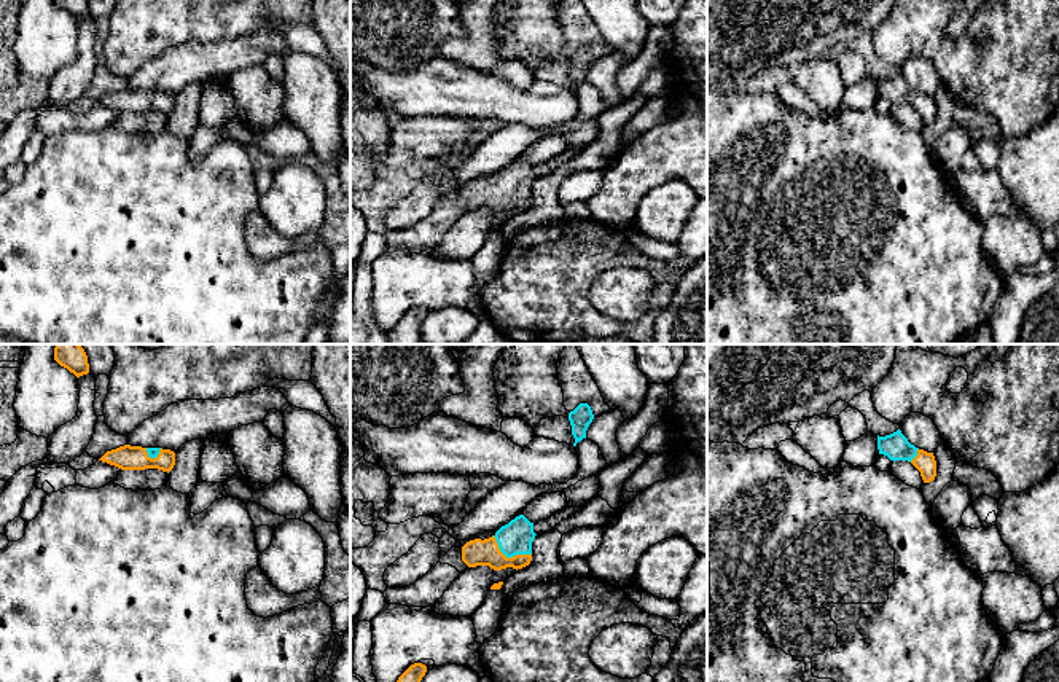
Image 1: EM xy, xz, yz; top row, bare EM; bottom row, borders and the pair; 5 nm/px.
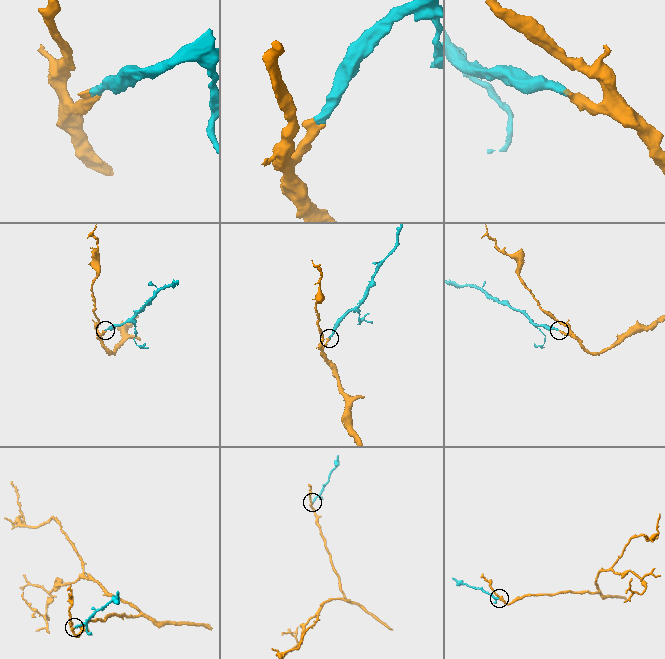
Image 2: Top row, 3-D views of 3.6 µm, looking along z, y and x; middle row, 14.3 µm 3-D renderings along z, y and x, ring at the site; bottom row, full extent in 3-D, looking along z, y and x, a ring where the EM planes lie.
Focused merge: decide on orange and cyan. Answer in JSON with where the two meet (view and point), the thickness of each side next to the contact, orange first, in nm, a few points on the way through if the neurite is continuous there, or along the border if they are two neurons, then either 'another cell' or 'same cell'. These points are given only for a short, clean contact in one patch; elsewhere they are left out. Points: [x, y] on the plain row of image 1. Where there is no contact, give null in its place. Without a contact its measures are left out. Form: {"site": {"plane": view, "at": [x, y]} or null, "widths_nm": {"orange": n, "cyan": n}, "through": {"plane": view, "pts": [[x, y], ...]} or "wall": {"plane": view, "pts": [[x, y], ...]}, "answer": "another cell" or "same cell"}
{"site": {"plane": "xz", "at": [508, 201]}, "widths_nm": {"orange": 130, "cyan": 170}, "through": {"plane": "xz", "pts": [[476, 195], [502, 195], [508, 201], [508, 192], [516, 180]]}, "answer": "same cell"}

